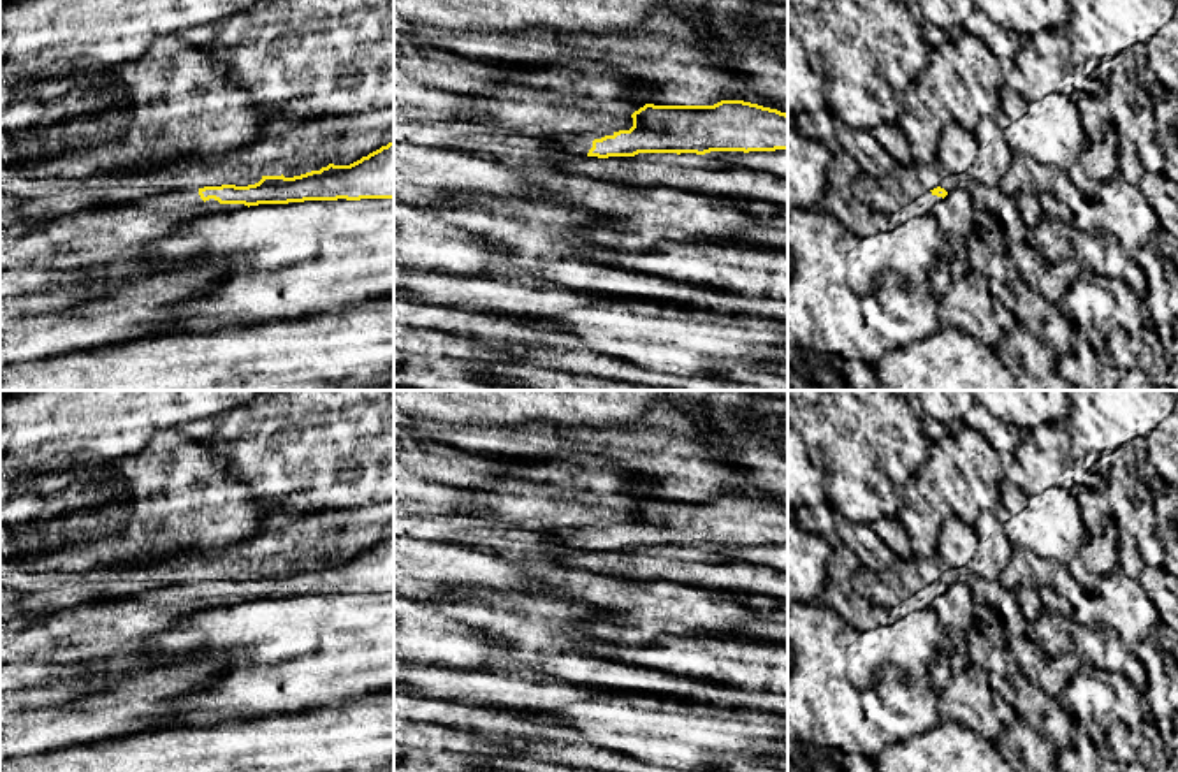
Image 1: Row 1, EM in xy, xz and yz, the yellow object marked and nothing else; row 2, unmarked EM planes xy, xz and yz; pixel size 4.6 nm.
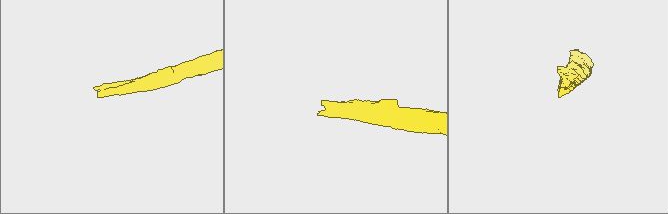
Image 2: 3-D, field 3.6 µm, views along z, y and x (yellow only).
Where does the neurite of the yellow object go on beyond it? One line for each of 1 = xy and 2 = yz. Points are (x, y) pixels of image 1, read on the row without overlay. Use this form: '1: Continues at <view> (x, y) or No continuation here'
1: Continues at xy (176, 593)
2: Continues at yz (923, 598)

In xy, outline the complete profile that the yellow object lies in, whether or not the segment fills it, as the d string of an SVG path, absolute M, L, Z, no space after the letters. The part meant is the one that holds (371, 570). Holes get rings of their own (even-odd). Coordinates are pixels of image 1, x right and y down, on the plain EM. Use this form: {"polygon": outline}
{"polygon": "M394 536L362 550L350 559L329 557L320 564L301 570L262 570L255 579L204 580L171 584L149 589L128 598L125 603L141 605L178 605L200 600L220 598L288 598L304 594L360 594L360 593L394 593Z"}

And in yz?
{"polygon": "M941 580L928 584L921 587L920 591L907 594L902 598L895 607L890 607L879 614L881 623L883 621L895 621L902 619L913 612L932 608L932 603L937 596L941 596L948 586Z"}

